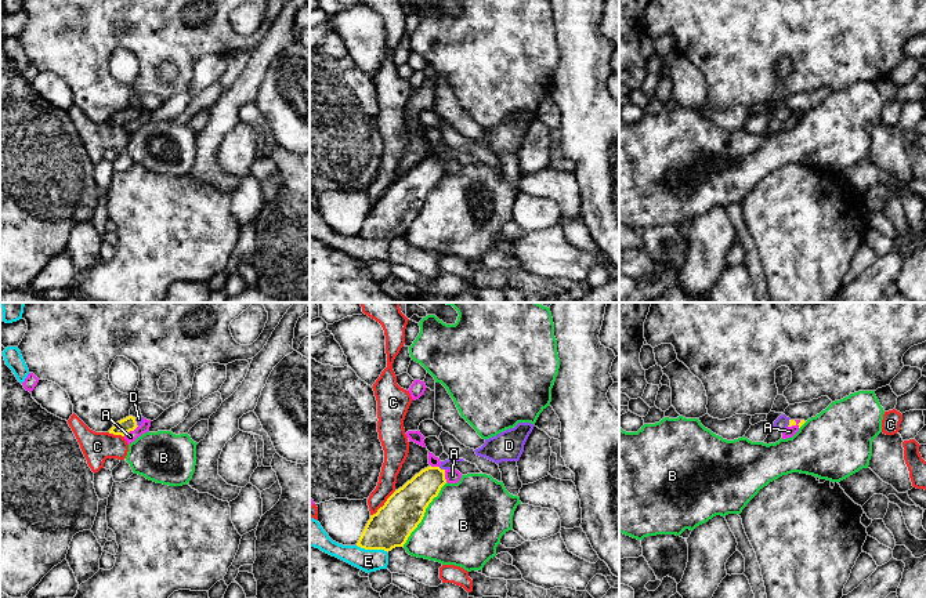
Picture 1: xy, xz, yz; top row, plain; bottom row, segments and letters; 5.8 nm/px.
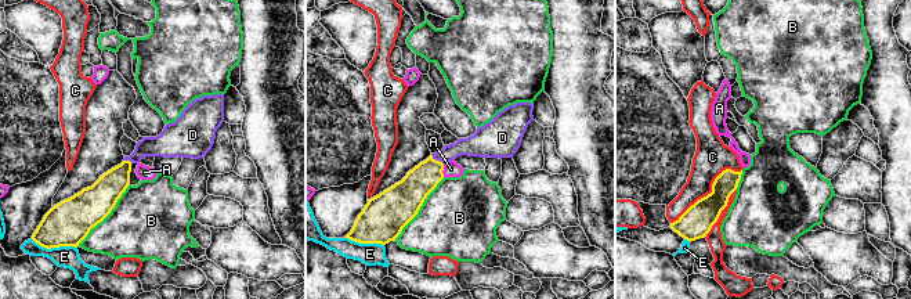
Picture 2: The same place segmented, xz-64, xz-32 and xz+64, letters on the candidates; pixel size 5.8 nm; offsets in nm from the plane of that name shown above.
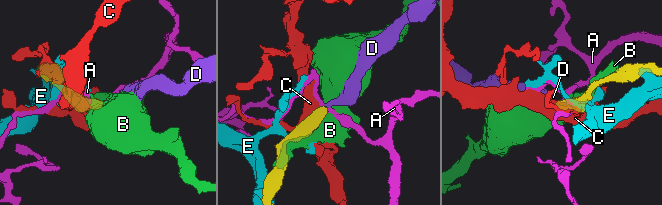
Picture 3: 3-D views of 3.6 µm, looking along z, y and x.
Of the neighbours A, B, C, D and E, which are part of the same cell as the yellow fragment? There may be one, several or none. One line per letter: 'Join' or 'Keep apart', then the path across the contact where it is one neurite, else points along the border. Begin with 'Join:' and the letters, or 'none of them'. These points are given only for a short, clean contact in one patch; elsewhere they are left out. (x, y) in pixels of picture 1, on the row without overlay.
Join: D
A: Keep apart. Boundary: xy (137, 116), (123, 126)
B: Keep apart
C: Keep apart
D: Join. Path across: xz (411, 191), (440, 159), (448, 155)
E: Keep apart

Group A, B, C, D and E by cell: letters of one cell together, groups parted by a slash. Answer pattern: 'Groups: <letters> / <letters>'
Groups: A / B / C / D / E

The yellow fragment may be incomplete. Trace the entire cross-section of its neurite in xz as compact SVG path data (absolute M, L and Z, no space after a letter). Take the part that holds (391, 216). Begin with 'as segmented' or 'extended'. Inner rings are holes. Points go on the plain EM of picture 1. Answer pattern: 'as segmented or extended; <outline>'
extended; M449 148L438 157L430 156L395 181L384 196L370 206L357 236L387 243L395 238L404 238L422 213L428 195L446 174L445 162L452 160L457 152L464 151Z

